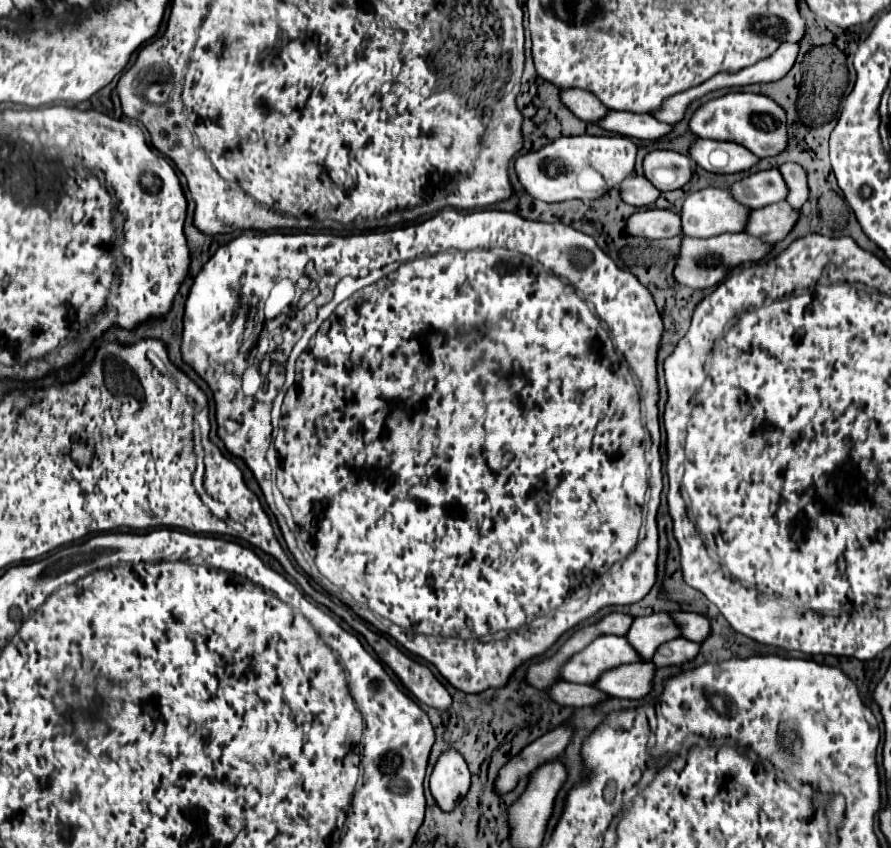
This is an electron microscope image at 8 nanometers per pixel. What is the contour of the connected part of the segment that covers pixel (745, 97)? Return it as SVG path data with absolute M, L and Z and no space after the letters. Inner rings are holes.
M727 93L701 105L689 123L691 131L703 139L735 141L755 153L759 159L775 157L787 149L787 115L769 97L755 93Z

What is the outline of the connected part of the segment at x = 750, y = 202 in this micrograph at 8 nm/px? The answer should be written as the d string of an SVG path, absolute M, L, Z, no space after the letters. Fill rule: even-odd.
M769 169L749 175L747 179L737 181L729 191L735 197L735 201L751 209L761 209L771 203L779 203L787 197L787 185L779 169Z

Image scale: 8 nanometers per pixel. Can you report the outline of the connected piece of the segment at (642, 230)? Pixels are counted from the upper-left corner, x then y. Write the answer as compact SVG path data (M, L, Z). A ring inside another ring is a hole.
M643 209L627 219L627 233L647 239L681 235L679 213L673 213L669 209Z

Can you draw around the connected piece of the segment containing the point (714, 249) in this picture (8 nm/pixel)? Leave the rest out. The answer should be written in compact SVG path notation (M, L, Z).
M725 233L725 235L717 235L717 237L709 237L709 239L683 237L681 253L679 253L673 275L681 285L687 285L693 289L709 289L709 287L719 285L733 267L739 267L743 263L757 263L765 255L769 255L771 249L773 249L773 245L769 245L757 237L751 237L749 233Z

